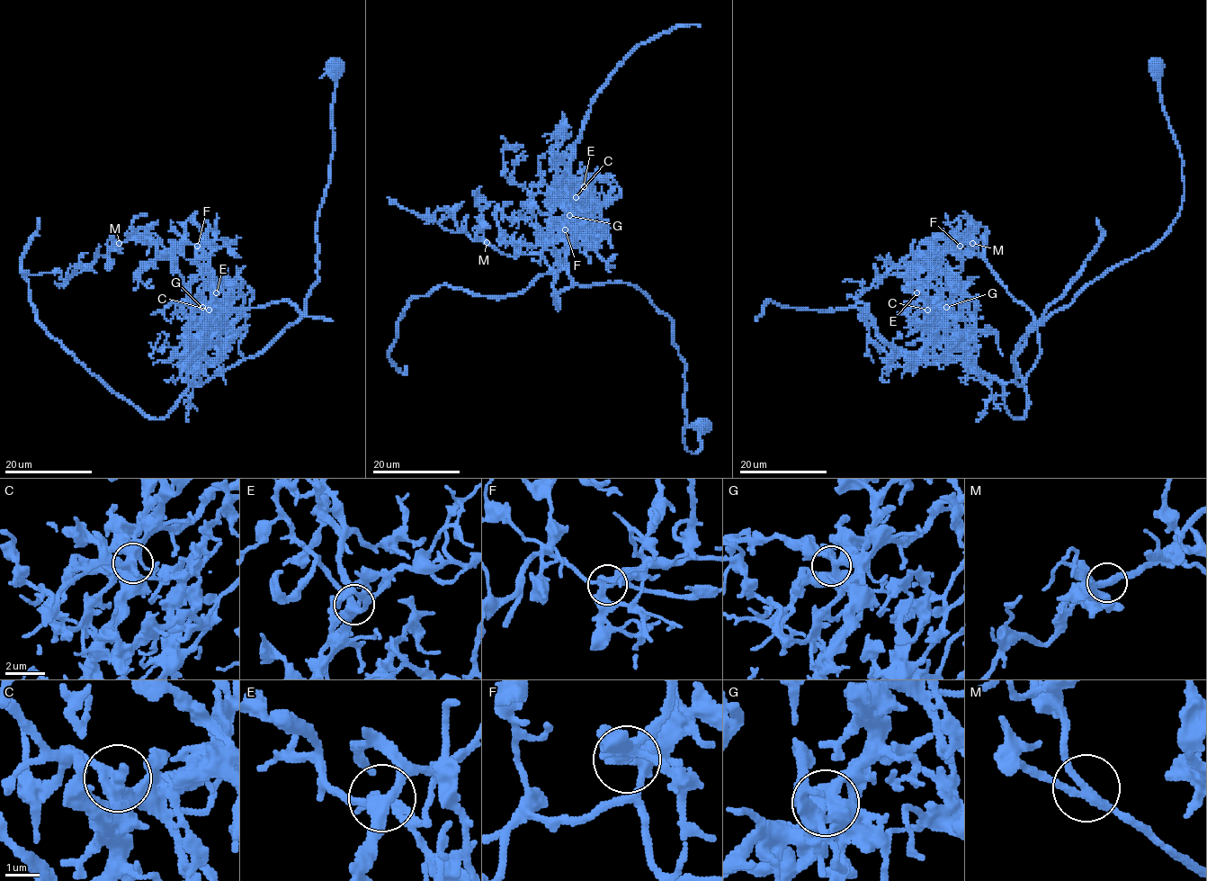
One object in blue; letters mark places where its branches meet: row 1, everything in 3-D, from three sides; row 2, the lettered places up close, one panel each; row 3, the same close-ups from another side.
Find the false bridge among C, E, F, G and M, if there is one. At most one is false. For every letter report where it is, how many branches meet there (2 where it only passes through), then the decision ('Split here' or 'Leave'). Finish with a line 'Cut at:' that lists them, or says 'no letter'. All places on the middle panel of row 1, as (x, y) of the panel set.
C: Place: (576, 197). Branches: 3. Leave
E: Place: (584, 186). Branches: 3. Leave
F: Place: (565, 229). Branches: 3. Split here
G: Place: (569, 215). Branches: 3. Leave
M: Place: (487, 242). Branches: 3. Leave
Cut at: F

